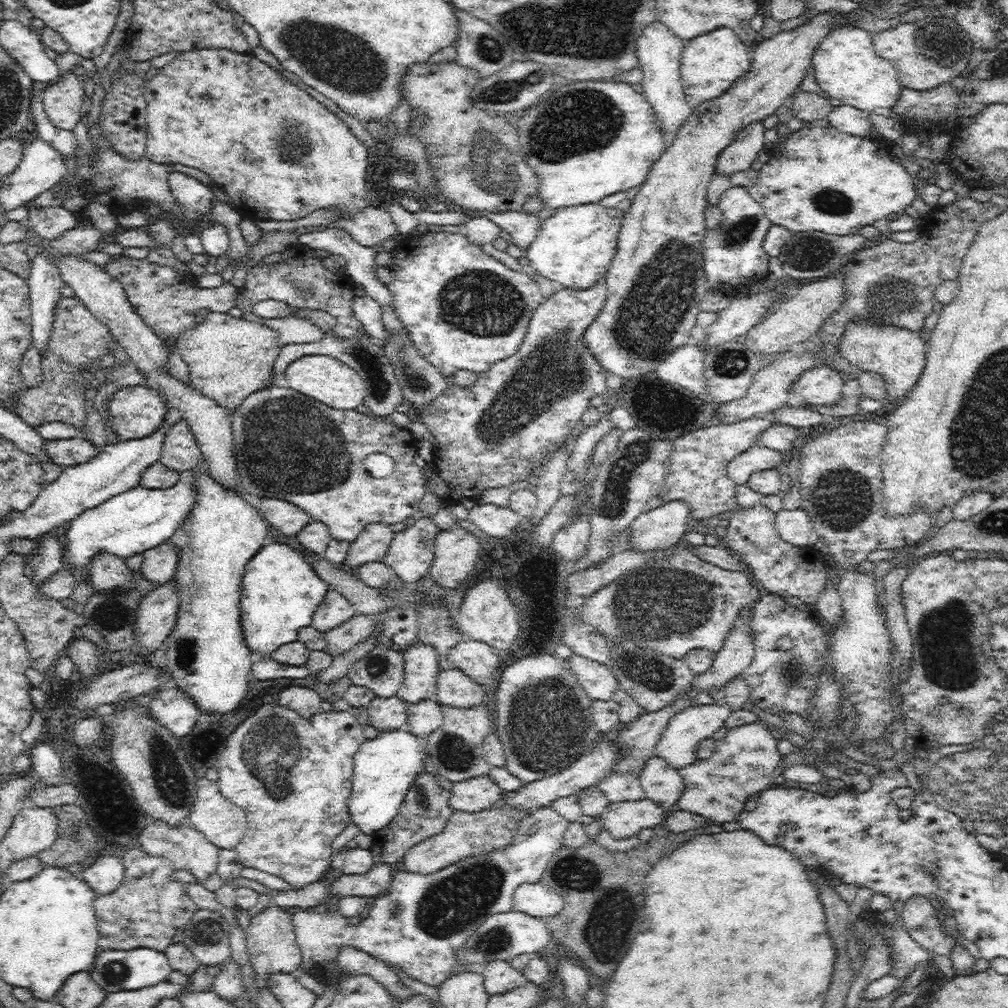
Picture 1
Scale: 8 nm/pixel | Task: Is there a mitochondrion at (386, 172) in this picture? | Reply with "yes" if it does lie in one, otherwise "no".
no

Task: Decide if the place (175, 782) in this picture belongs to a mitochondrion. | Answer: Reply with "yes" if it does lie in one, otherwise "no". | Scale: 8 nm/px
yes

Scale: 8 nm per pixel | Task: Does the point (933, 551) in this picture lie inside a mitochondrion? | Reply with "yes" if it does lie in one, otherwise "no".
no

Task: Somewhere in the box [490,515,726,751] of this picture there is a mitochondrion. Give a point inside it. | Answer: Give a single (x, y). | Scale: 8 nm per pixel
(655, 606)

